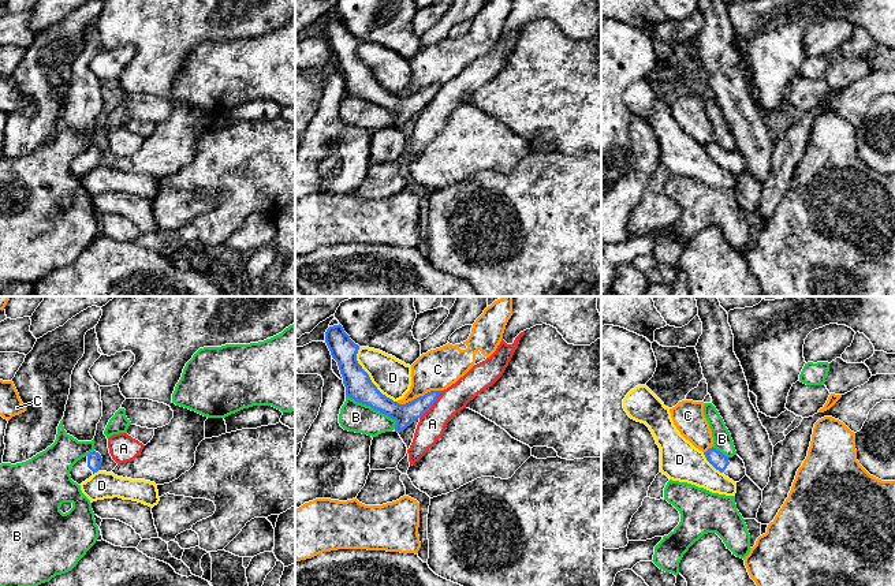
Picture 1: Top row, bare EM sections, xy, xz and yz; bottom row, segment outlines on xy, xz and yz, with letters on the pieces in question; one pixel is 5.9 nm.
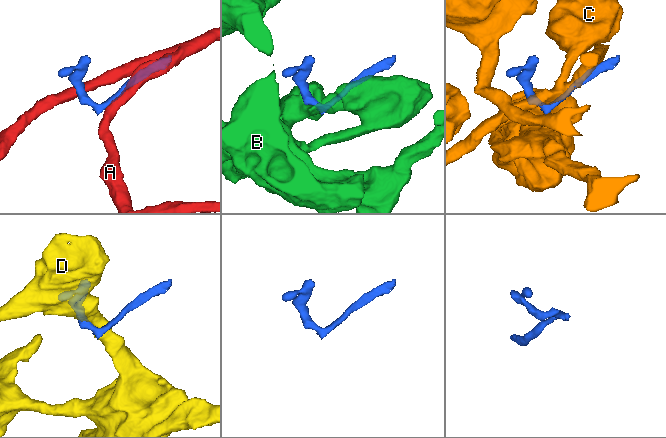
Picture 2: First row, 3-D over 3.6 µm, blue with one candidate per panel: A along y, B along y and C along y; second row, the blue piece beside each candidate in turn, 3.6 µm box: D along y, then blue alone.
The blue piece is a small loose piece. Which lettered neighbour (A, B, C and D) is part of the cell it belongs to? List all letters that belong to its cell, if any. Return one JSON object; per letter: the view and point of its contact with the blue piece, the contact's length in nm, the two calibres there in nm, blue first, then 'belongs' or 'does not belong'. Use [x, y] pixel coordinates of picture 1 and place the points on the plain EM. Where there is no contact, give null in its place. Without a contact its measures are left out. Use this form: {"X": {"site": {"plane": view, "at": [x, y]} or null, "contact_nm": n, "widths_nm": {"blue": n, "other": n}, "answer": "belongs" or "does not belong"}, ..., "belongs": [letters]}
{"A": {"site": {"plane": "xz", "at": [432, 99]}, "contact_nm": 220, "widths_nm": {"blue": 130, "other": 160}, "answer": "does not belong"}, "B": {"site": {"plane": "xz", "at": [375, 103]}, "contact_nm": 360, "widths_nm": {"blue": 160, "other": 180}, "answer": "does not belong"}, "C": {"site": {"plane": "xz", "at": [420, 90]}, "contact_nm": 280, "widths_nm": {"blue": 130, "other": 240}, "answer": "does not belong"}, "D": {"site": {"plane": "xz", "at": [369, 71]}, "contact_nm": 400, "widths_nm": {"blue": 160, "other": 220}, "answer": "does not belong"}, "belongs": []}

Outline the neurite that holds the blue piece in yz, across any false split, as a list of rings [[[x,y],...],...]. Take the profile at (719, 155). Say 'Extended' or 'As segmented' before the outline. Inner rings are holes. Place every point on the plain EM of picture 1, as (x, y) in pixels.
Extended. [[[713,141],[704,146],[704,149],[716,164],[723,167],[734,176],[739,176],[746,169],[745,157],[738,149],[727,152]]]

